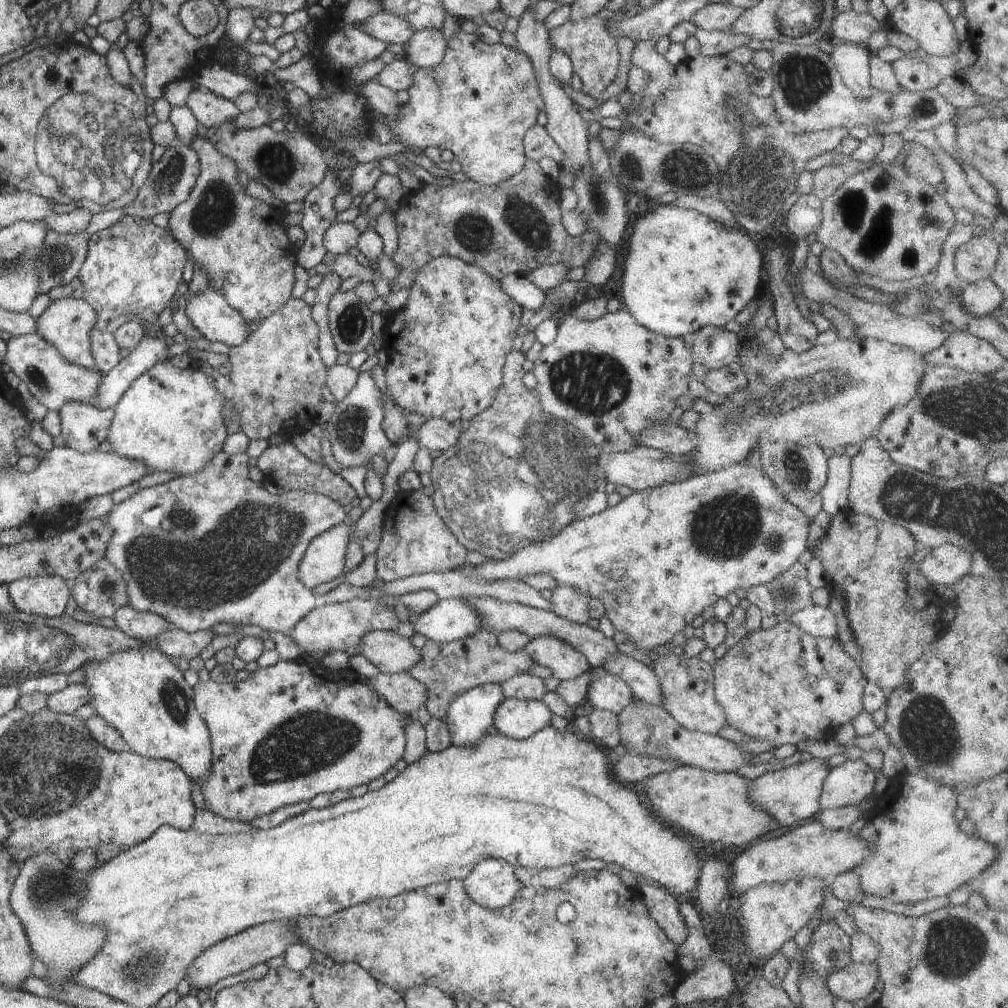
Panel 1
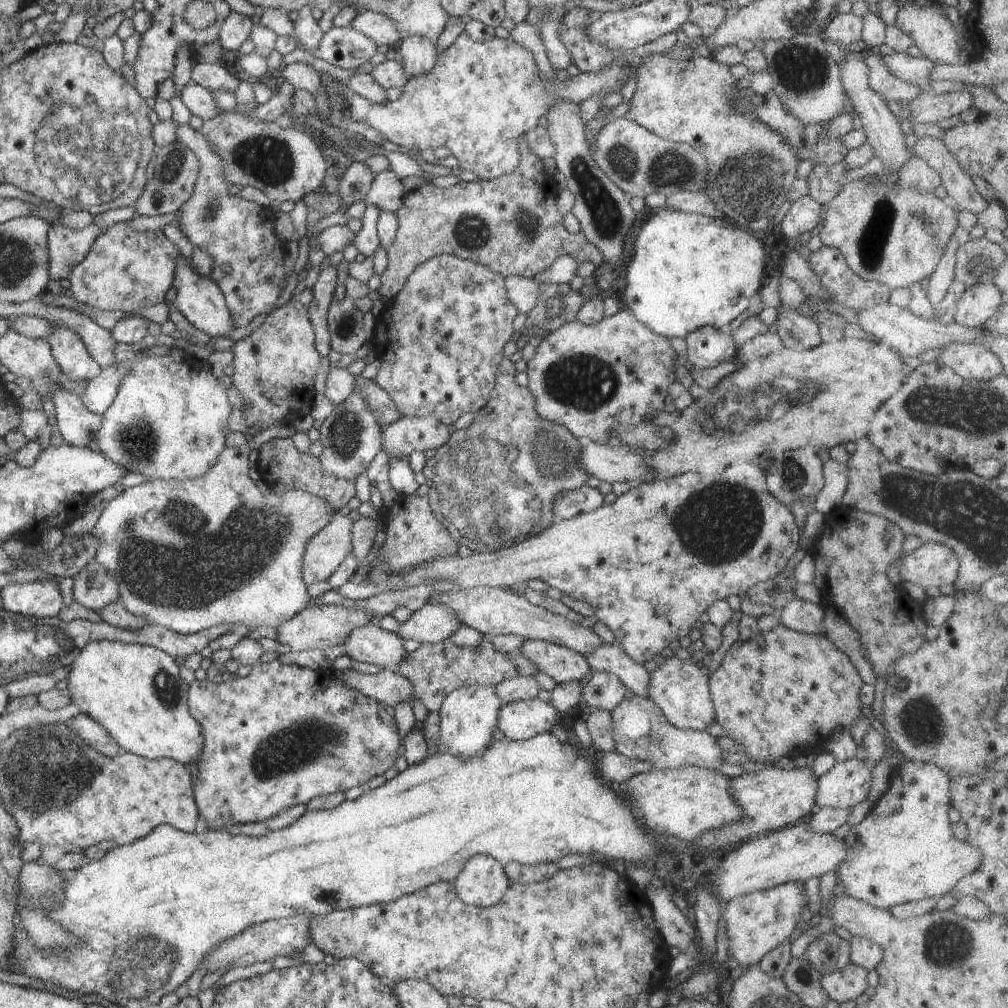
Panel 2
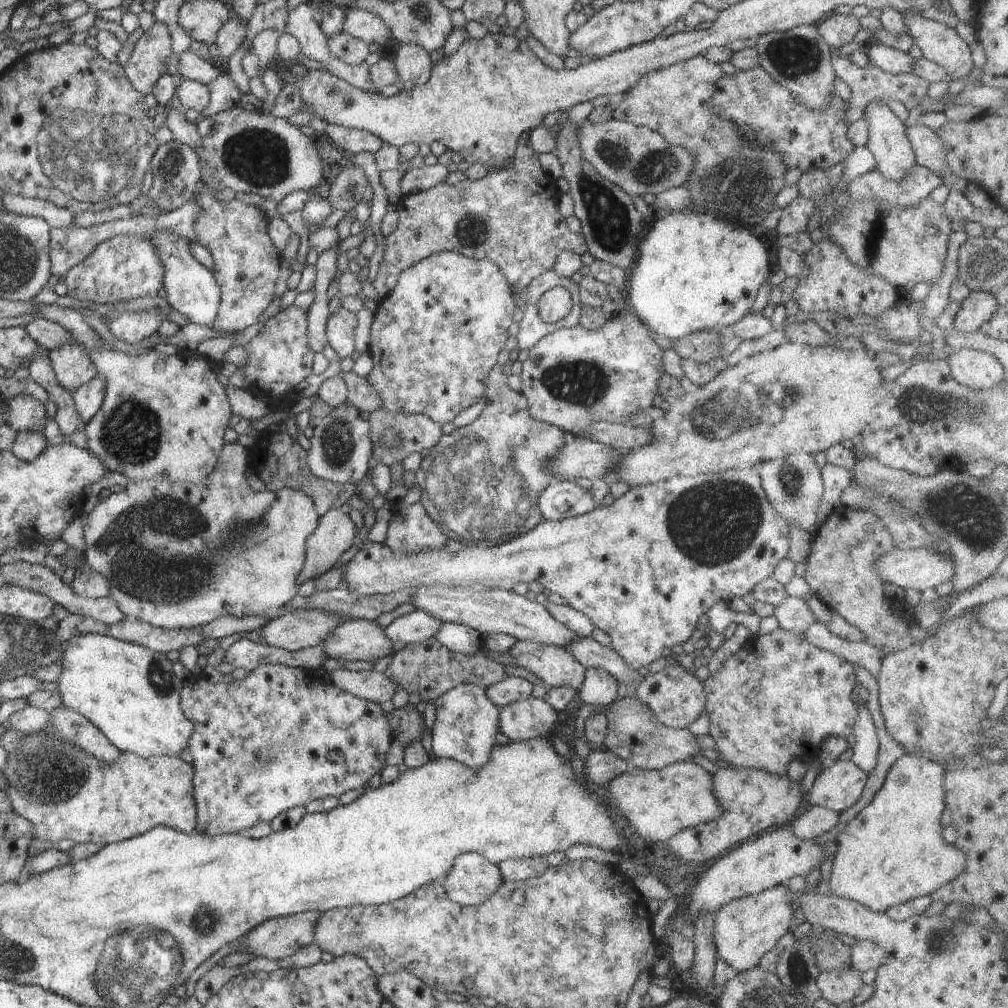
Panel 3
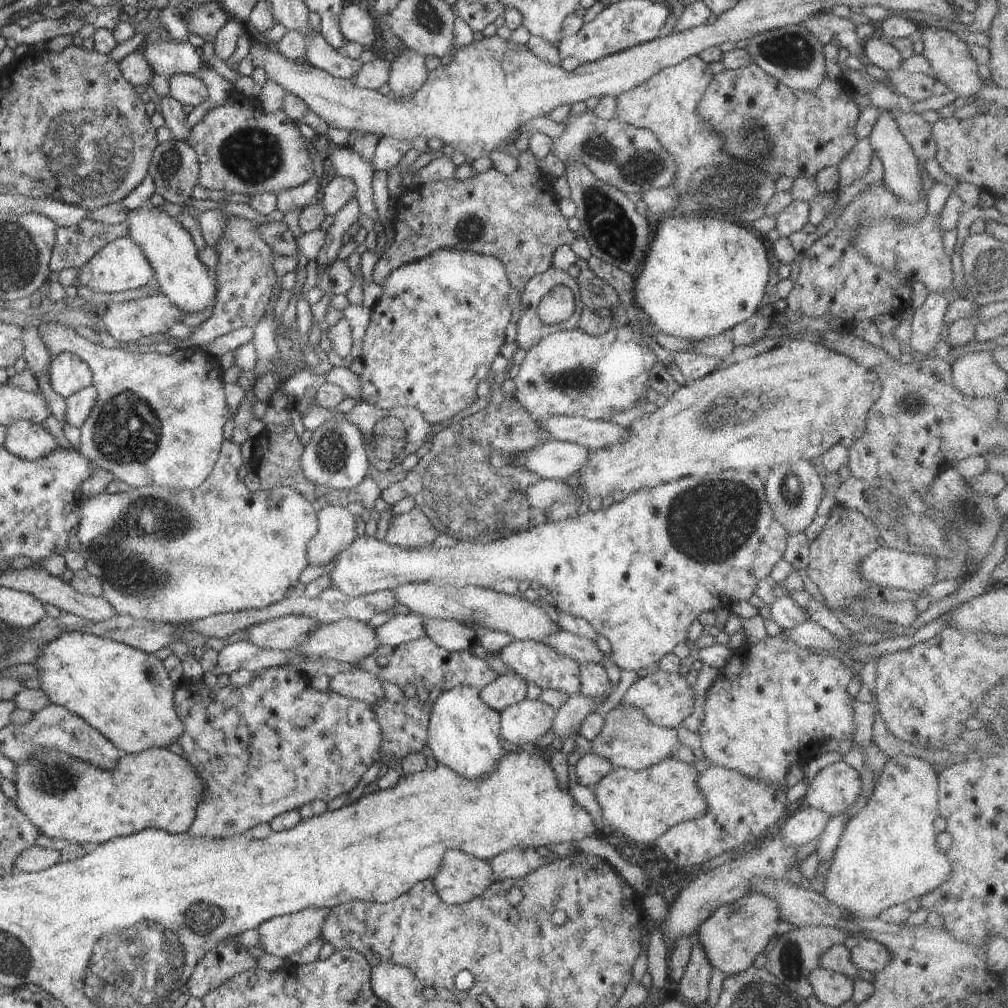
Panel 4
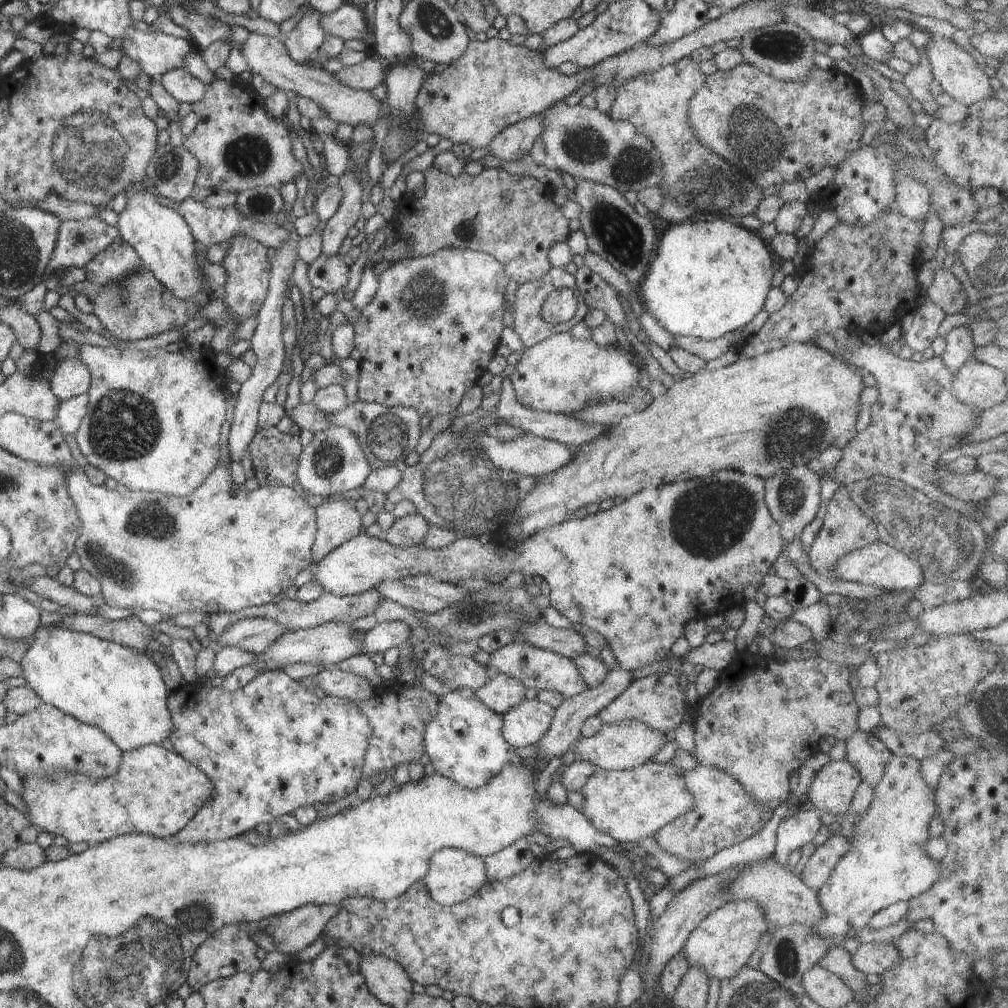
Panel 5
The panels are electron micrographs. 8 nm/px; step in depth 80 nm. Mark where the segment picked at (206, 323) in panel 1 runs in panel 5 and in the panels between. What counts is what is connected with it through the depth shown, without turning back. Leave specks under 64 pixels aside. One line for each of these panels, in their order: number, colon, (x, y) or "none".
2: (198, 298)
3: (191, 289)
4: (170, 250)
5: (159, 235)

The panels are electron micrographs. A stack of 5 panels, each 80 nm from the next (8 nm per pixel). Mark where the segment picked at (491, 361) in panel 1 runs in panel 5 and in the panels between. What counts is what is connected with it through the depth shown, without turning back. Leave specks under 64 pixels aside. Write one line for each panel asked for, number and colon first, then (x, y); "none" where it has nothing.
2: (439, 342)
3: (434, 339)
4: (438, 326)
5: (431, 330)

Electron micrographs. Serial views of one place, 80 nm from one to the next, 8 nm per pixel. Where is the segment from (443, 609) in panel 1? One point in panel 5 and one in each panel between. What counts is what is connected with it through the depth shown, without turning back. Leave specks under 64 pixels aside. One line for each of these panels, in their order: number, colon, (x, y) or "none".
2: (432, 623)
3: (419, 626)
4: (399, 630)
5: (386, 635)

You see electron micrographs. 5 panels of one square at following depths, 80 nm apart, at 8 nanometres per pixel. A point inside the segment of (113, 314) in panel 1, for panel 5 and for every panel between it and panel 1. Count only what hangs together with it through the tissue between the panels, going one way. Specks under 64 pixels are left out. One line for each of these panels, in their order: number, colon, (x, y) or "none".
2: (125, 268)
3: (125, 267)
4: (120, 266)
5: (118, 260)

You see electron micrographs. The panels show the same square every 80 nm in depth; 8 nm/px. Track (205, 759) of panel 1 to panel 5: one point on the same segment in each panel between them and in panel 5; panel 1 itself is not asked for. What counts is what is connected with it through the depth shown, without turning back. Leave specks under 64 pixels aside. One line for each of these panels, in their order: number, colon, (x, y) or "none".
2: (136, 693)
3: (130, 693)
4: (127, 695)
5: (100, 683)

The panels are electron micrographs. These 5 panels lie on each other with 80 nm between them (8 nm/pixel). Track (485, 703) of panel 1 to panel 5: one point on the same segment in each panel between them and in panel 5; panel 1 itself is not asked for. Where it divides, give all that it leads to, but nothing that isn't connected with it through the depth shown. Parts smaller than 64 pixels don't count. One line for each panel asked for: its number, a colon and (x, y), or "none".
2: (469, 715)
3: (466, 724)
4: (463, 734)
5: (464, 742)

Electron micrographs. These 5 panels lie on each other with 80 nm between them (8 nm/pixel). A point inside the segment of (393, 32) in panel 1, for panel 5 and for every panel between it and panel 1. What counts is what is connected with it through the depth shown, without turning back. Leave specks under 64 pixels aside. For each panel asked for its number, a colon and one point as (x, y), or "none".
2: (379, 28)
3: (365, 26)
4: (357, 24)
5: (348, 22)

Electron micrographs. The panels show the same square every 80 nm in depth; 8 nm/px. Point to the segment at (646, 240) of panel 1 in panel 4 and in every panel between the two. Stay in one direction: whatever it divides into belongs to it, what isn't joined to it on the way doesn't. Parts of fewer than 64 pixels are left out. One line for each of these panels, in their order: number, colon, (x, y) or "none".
2: (688, 271)
3: (696, 272)
4: (704, 275)

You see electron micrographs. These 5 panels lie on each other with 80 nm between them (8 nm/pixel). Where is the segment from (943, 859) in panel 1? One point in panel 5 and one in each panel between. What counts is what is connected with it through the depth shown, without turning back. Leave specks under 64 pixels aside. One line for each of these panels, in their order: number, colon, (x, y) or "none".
2: (904, 850)
3: (892, 852)
4: (887, 855)
5: (885, 864)

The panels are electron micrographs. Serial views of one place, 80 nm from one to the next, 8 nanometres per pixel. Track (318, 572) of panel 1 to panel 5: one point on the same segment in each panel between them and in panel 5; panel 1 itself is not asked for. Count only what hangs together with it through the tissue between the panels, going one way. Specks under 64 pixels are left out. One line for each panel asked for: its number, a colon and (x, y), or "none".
2: (324, 552)
3: (335, 534)
4: (336, 524)
5: (338, 520)

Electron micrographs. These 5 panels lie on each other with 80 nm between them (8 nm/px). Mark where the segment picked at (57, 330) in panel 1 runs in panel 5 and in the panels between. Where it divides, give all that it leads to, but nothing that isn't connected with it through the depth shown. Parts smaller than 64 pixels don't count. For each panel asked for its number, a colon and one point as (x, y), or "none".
2: (72, 357)
3: (72, 367)
4: (68, 374)
5: (71, 378)

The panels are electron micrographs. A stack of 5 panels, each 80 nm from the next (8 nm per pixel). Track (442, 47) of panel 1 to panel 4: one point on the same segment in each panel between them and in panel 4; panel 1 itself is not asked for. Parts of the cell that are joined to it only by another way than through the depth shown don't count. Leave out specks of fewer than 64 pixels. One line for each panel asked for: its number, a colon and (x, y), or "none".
2: (418, 56)
3: (413, 65)
4: (408, 72)

